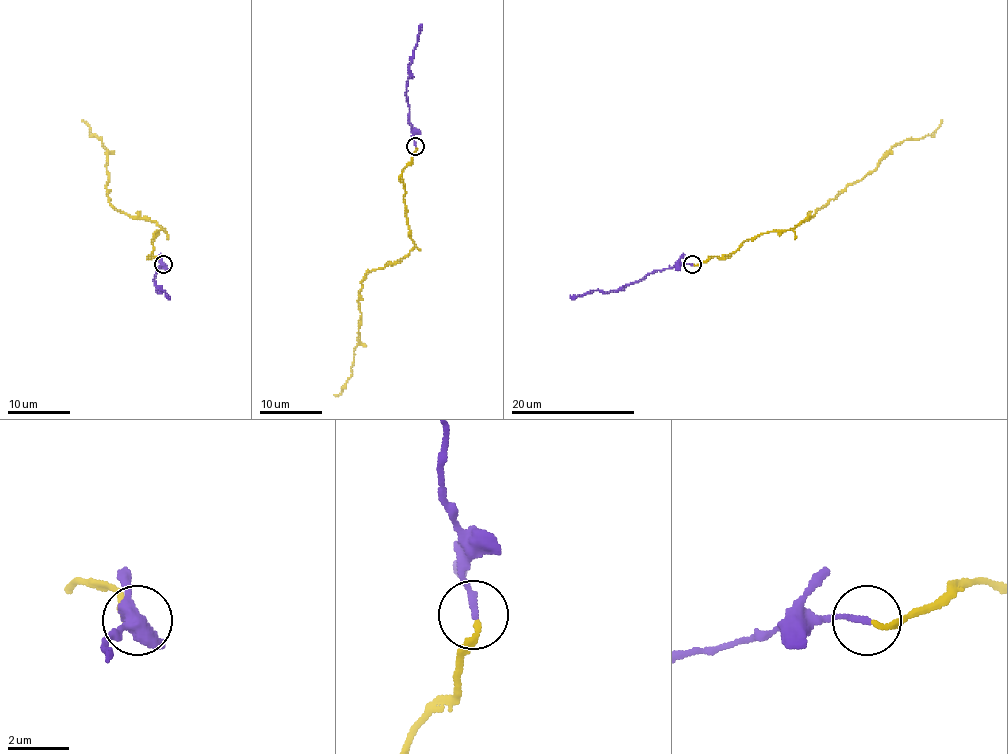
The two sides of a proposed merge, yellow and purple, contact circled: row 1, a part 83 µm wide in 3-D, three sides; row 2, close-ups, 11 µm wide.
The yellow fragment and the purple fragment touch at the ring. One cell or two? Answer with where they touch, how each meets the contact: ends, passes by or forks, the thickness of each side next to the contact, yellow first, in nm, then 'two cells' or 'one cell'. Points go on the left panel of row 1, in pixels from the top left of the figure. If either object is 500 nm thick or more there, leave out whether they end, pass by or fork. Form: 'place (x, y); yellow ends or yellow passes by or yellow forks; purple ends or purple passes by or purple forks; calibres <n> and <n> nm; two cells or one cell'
place (163, 264); yellow ends; purple ends; calibres 190 and 190 nm; one cell

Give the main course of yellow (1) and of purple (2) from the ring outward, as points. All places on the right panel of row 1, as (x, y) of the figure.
1: (692, 264), (728, 258), (745, 241), (810, 219), (871, 172), (894, 146), (936, 130), (940, 120)
2: (692, 264), (675, 264), (654, 270), (616, 290), (593, 290), (570, 298)

